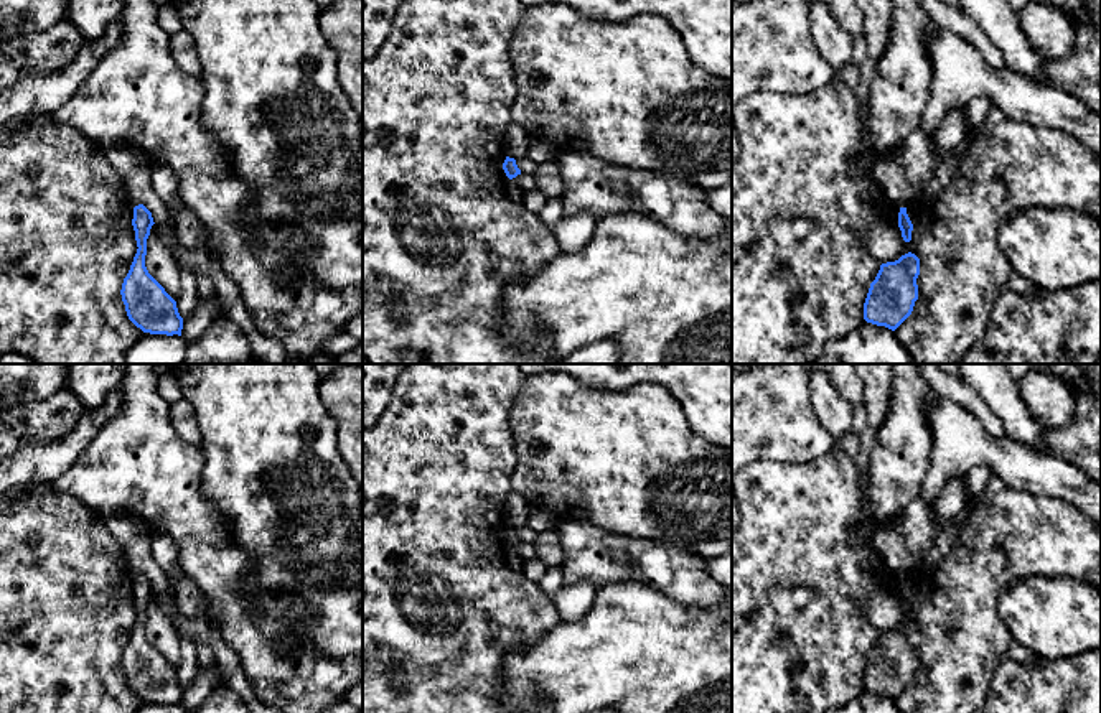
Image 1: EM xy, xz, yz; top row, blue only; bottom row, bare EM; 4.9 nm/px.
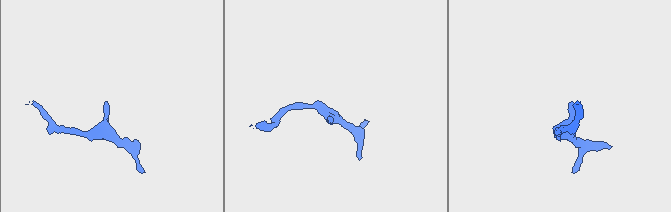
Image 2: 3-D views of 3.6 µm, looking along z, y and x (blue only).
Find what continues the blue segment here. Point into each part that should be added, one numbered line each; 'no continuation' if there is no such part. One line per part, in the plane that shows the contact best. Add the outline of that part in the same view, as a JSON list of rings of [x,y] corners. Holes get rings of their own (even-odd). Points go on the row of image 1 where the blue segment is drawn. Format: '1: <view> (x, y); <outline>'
no continuation

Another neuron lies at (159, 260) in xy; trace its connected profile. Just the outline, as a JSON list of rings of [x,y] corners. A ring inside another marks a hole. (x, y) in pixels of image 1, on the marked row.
[[[155,224],[147,239],[145,267],[165,291],[176,300],[181,291],[180,267],[170,249],[162,240]]]

